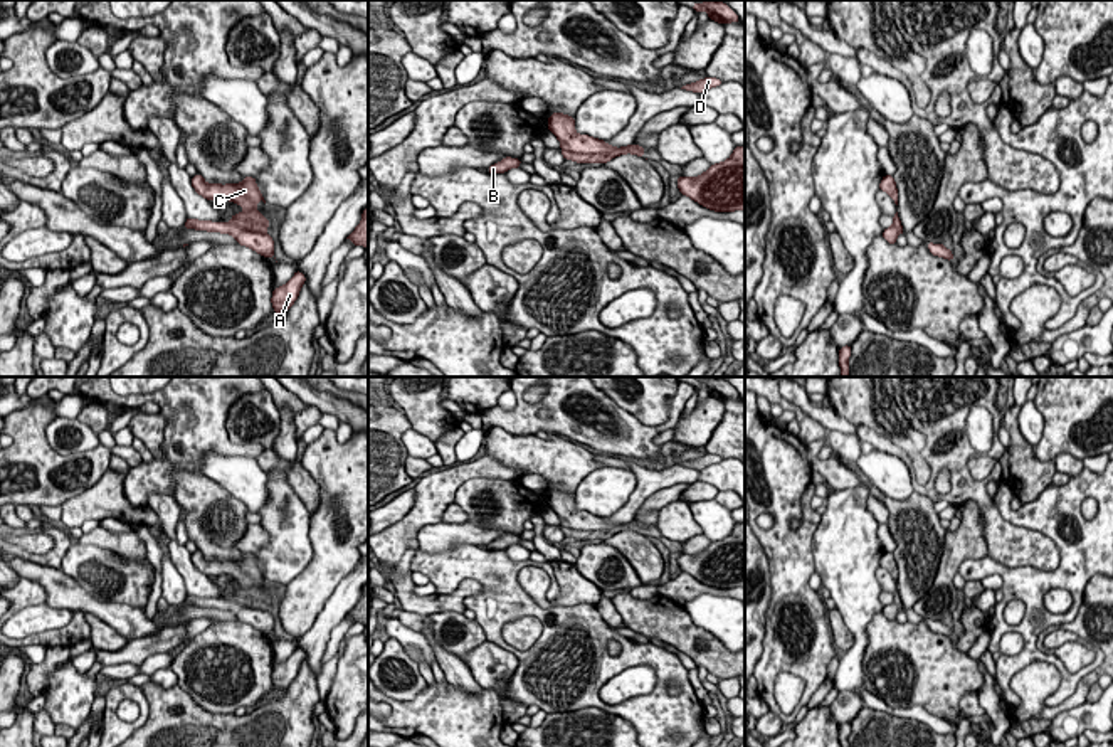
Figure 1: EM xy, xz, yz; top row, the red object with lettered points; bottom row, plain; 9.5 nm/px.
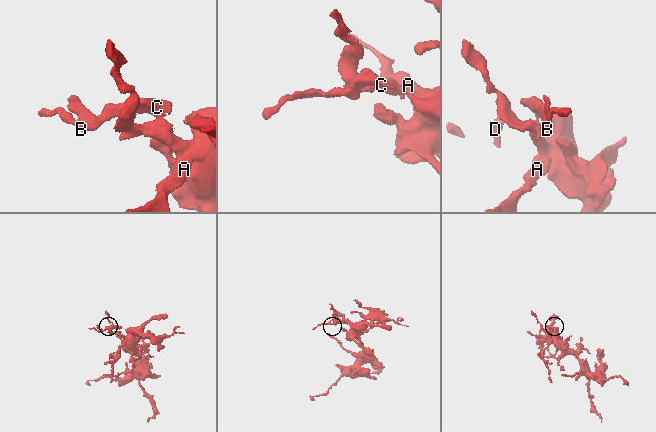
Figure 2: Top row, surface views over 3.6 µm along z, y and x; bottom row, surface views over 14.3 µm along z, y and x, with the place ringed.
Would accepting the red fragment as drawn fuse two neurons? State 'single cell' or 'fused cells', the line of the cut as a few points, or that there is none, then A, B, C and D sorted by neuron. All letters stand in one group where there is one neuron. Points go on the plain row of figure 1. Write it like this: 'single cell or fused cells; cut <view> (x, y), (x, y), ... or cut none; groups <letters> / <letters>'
single cell; cut none; groups A B C D

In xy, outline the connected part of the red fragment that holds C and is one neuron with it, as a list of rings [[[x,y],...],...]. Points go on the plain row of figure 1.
[[[200,550],[192,554],[192,564],[207,577],[230,577],[244,584],[240,591],[234,591],[230,599],[210,599],[187,594],[183,606],[197,606],[208,609],[230,611],[237,621],[251,624],[266,636],[274,634],[274,617],[267,612],[269,596],[256,584],[264,577],[254,554],[244,554],[240,560],[207,560]]]

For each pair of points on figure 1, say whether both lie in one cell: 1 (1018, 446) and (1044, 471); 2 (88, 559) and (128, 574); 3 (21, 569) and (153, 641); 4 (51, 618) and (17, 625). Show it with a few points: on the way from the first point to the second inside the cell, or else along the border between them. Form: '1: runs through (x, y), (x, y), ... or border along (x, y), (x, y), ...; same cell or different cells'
1: runs through (1021, 453), (1038, 470); same cell
2: runs through (98, 569), (101, 572), (118, 572); same cell
3: border along (160, 626), (155, 633), (130, 641); different cells
4: runs through (42, 618), (26, 621); same cell

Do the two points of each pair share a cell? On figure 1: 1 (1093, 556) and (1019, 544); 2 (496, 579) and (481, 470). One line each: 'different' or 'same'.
1: different
2: different

